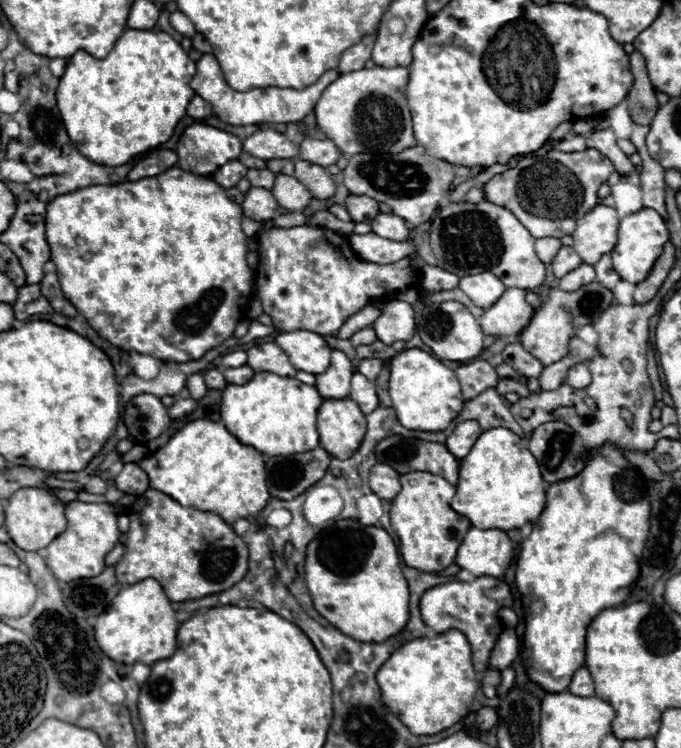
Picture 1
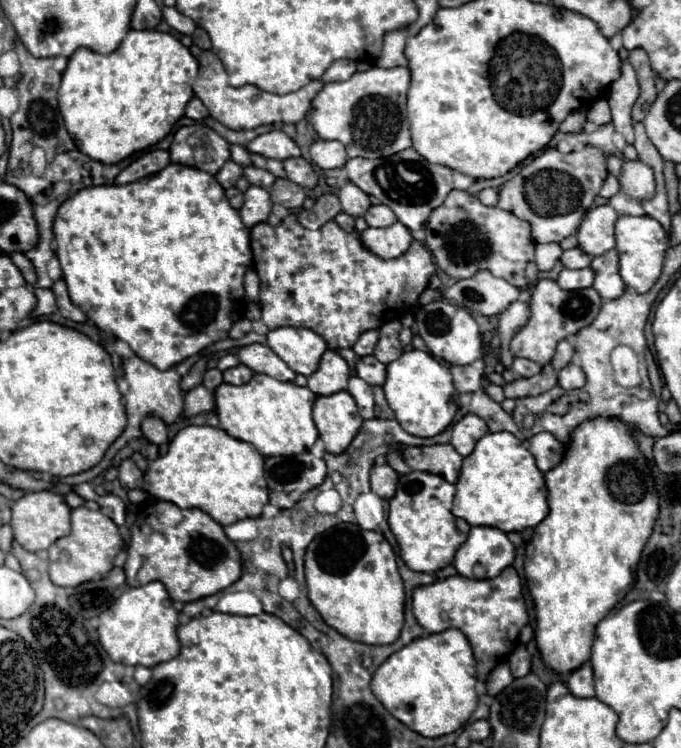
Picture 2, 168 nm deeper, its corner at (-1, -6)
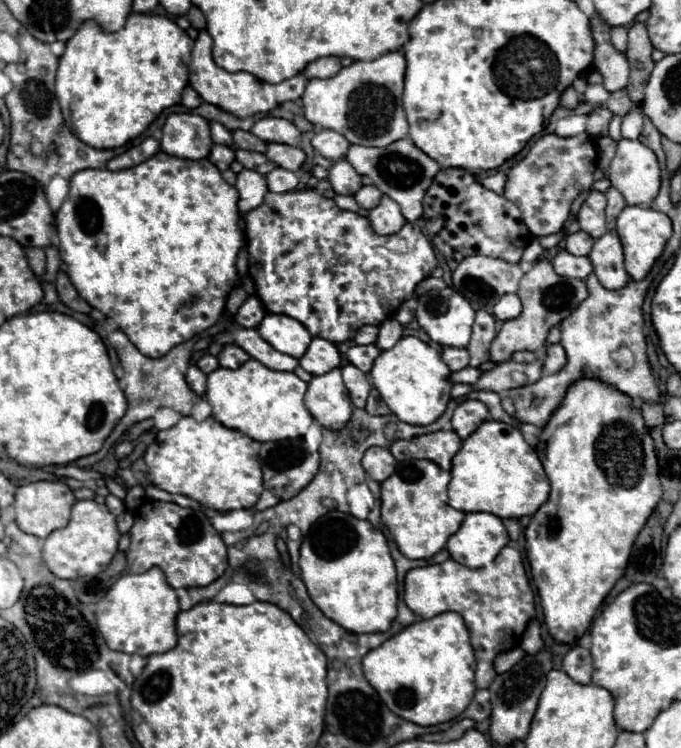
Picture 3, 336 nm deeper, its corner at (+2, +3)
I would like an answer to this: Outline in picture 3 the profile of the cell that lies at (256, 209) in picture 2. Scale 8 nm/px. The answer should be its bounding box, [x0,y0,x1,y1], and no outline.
[236,169,268,217]

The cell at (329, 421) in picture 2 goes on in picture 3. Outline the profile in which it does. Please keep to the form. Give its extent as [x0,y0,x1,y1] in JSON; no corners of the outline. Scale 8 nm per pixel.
[304,369,354,431]

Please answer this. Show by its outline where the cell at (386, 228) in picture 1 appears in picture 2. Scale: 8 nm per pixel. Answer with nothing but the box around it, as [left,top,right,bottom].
[365,204,397,228]

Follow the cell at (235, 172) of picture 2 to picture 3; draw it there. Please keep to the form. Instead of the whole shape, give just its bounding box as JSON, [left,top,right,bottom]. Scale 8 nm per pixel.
[208,145,236,171]

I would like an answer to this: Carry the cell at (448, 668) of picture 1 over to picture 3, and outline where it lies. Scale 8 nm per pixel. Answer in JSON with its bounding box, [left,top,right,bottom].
[364,613,476,725]

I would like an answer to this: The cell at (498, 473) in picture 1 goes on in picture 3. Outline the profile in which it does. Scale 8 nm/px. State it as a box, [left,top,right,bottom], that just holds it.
[448,423,550,519]

